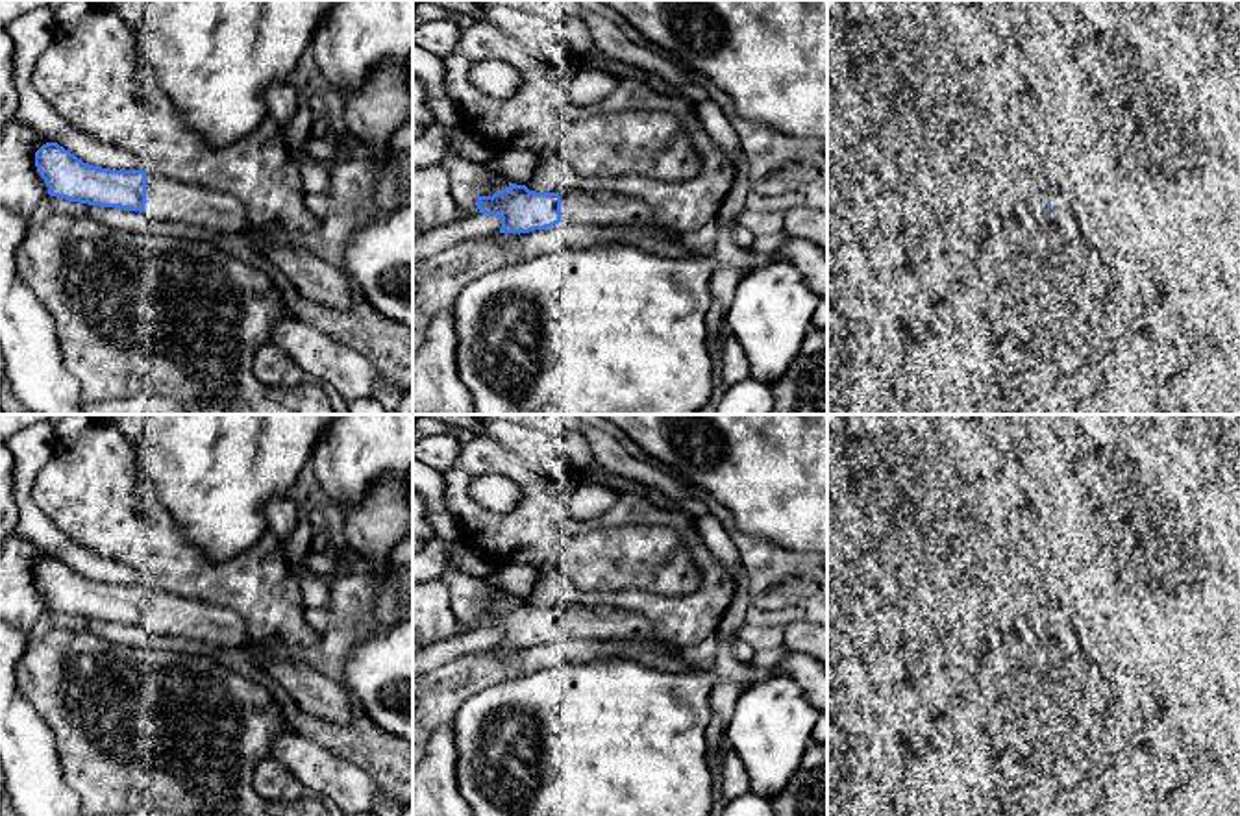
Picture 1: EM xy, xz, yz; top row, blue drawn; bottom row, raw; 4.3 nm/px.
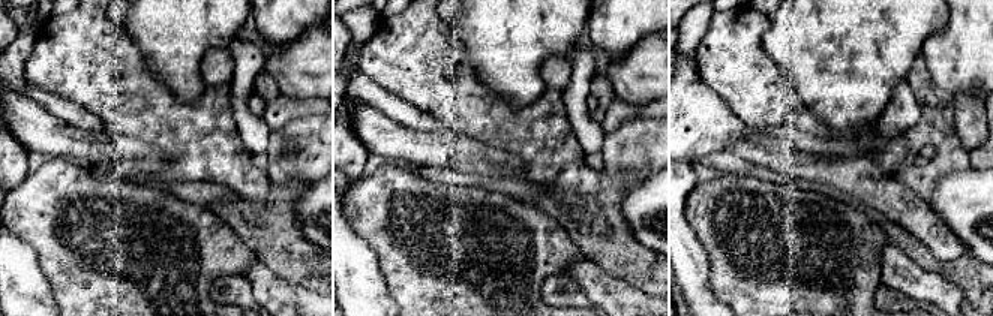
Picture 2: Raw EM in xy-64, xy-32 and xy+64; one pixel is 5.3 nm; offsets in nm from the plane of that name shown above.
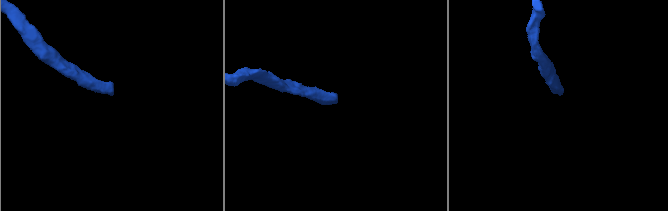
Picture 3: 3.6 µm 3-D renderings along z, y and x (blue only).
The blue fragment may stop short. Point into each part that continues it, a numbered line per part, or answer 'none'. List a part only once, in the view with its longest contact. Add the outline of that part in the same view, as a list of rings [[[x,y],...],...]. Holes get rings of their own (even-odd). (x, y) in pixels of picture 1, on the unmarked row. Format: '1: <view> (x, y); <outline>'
1: xy (167, 613); [[[157,587],[146,588],[143,627],[152,635],[181,637],[220,646],[228,651],[254,648],[244,622],[233,611],[189,600]]]

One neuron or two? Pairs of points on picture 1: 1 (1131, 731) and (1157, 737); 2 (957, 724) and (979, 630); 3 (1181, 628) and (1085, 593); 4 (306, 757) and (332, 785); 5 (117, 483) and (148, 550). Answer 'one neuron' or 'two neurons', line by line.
1: one neuron
2: two neurons
3: one neuron
4: one neuron
5: one neuron

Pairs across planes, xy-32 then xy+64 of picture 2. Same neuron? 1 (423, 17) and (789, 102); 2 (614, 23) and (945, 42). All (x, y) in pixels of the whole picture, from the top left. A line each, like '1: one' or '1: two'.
1: one
2: one

